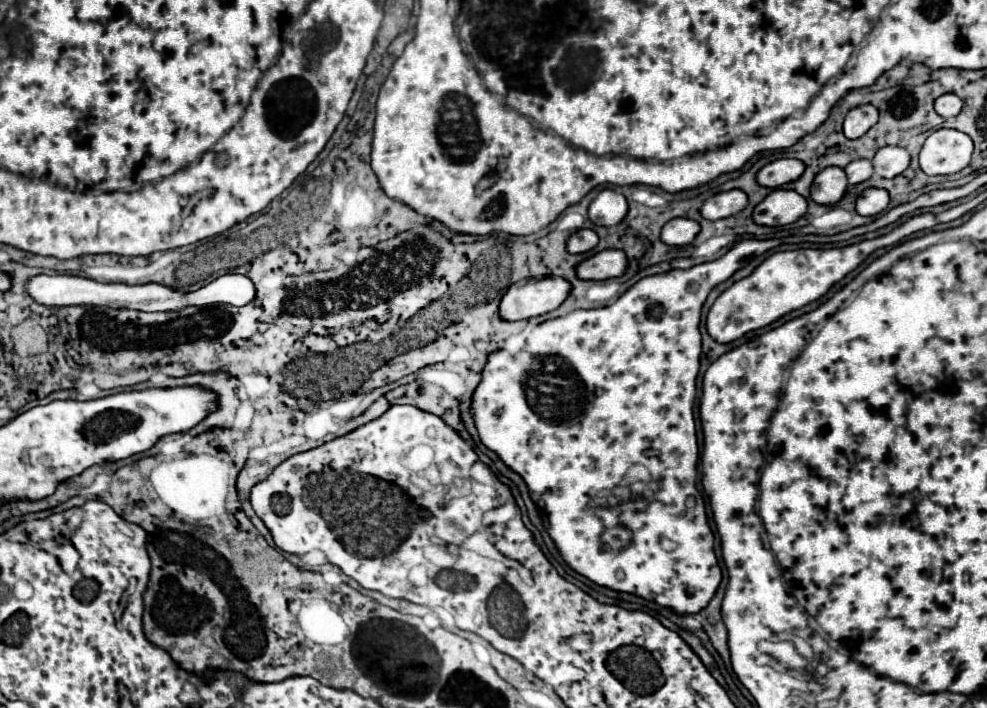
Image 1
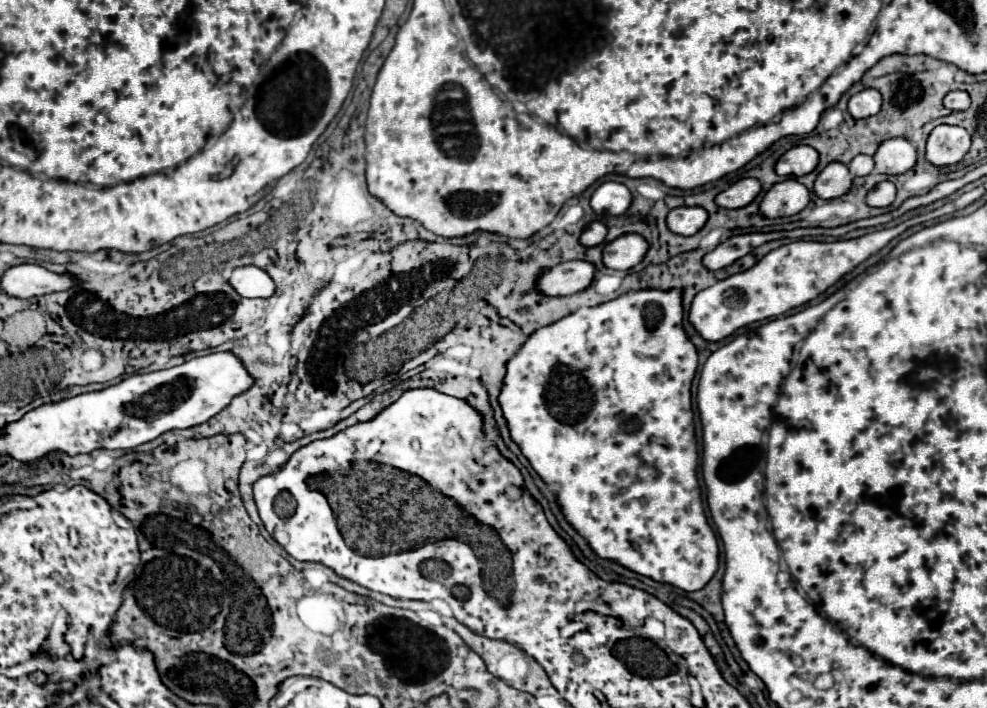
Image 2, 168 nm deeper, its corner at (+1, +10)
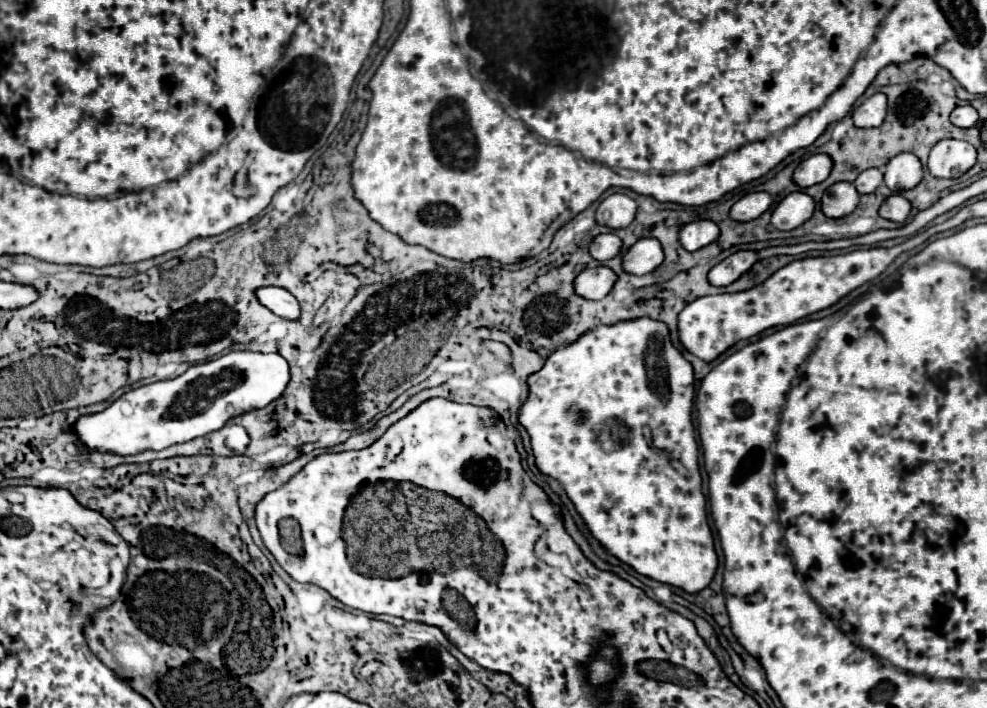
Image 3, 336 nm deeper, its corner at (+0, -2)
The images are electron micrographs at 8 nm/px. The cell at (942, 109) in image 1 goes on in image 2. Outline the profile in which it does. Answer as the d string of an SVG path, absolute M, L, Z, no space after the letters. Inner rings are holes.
M950 91L944 97L944 107L950 111L966 111L970 107L970 95L966 91Z

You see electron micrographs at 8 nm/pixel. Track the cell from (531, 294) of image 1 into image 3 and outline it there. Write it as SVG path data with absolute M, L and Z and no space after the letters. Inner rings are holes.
M595 267L595 269L583 269L575 277L575 293L583 299L603 299L613 283L615 283L615 273L609 267Z

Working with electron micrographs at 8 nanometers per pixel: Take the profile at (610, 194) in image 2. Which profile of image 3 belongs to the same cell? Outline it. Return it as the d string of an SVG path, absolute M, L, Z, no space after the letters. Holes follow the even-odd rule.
M613 193L607 199L601 201L601 205L597 207L595 219L599 225L611 227L611 229L621 229L627 227L637 211L637 203L623 195L623 193Z

